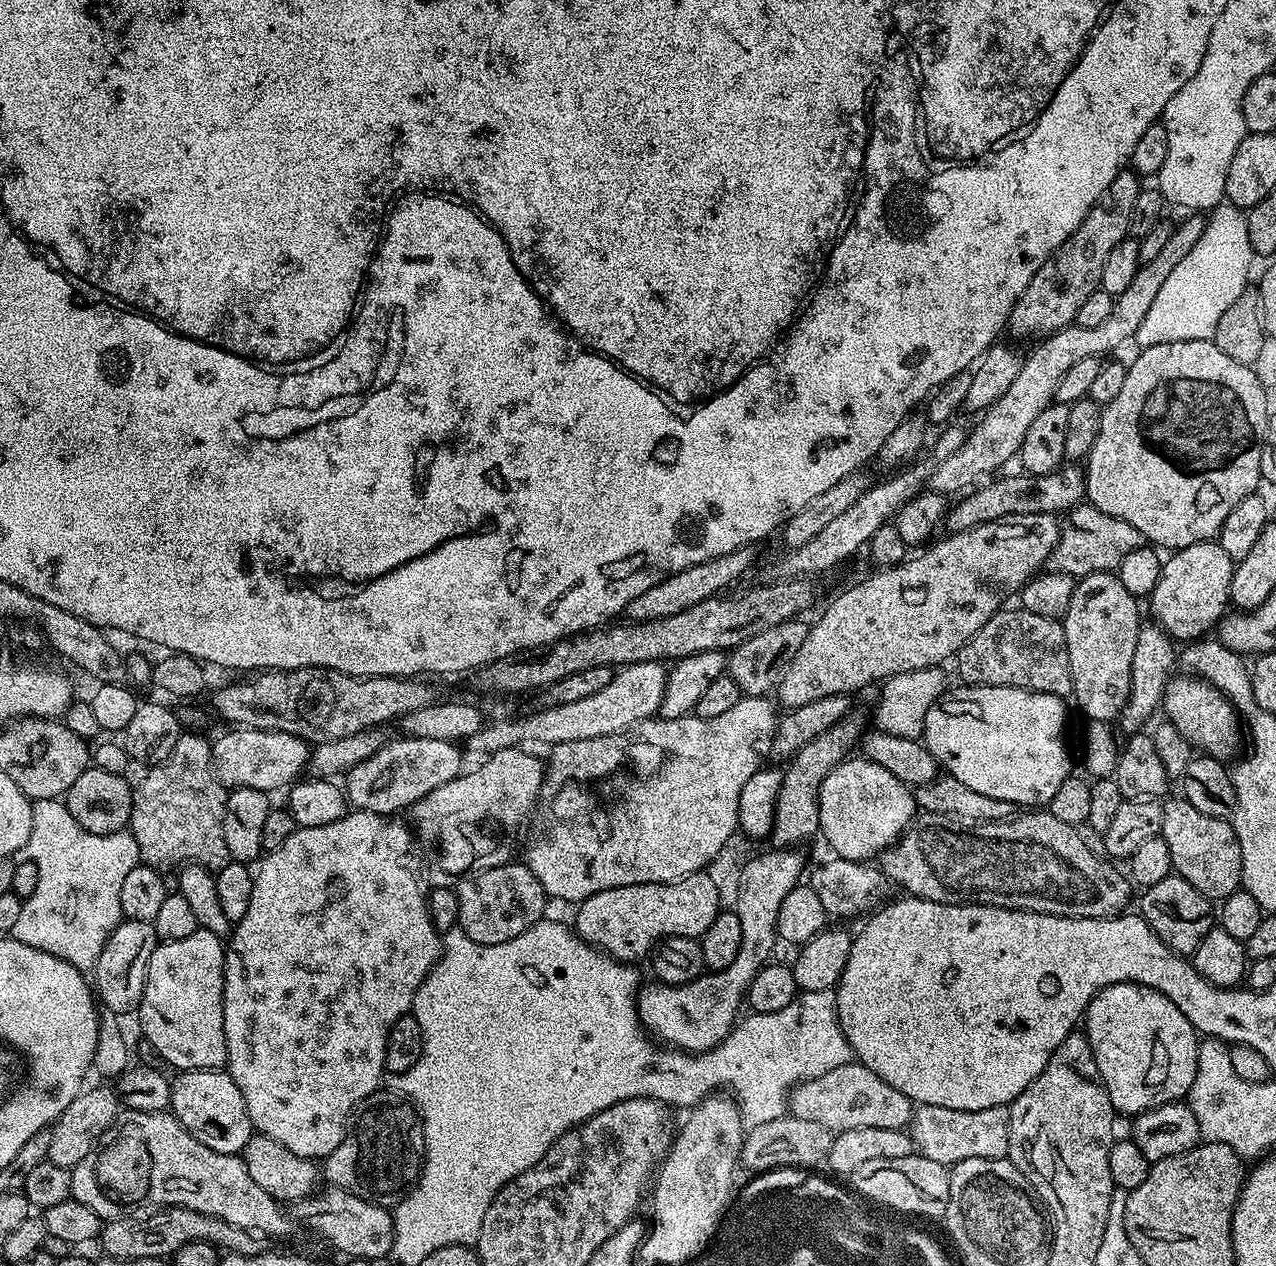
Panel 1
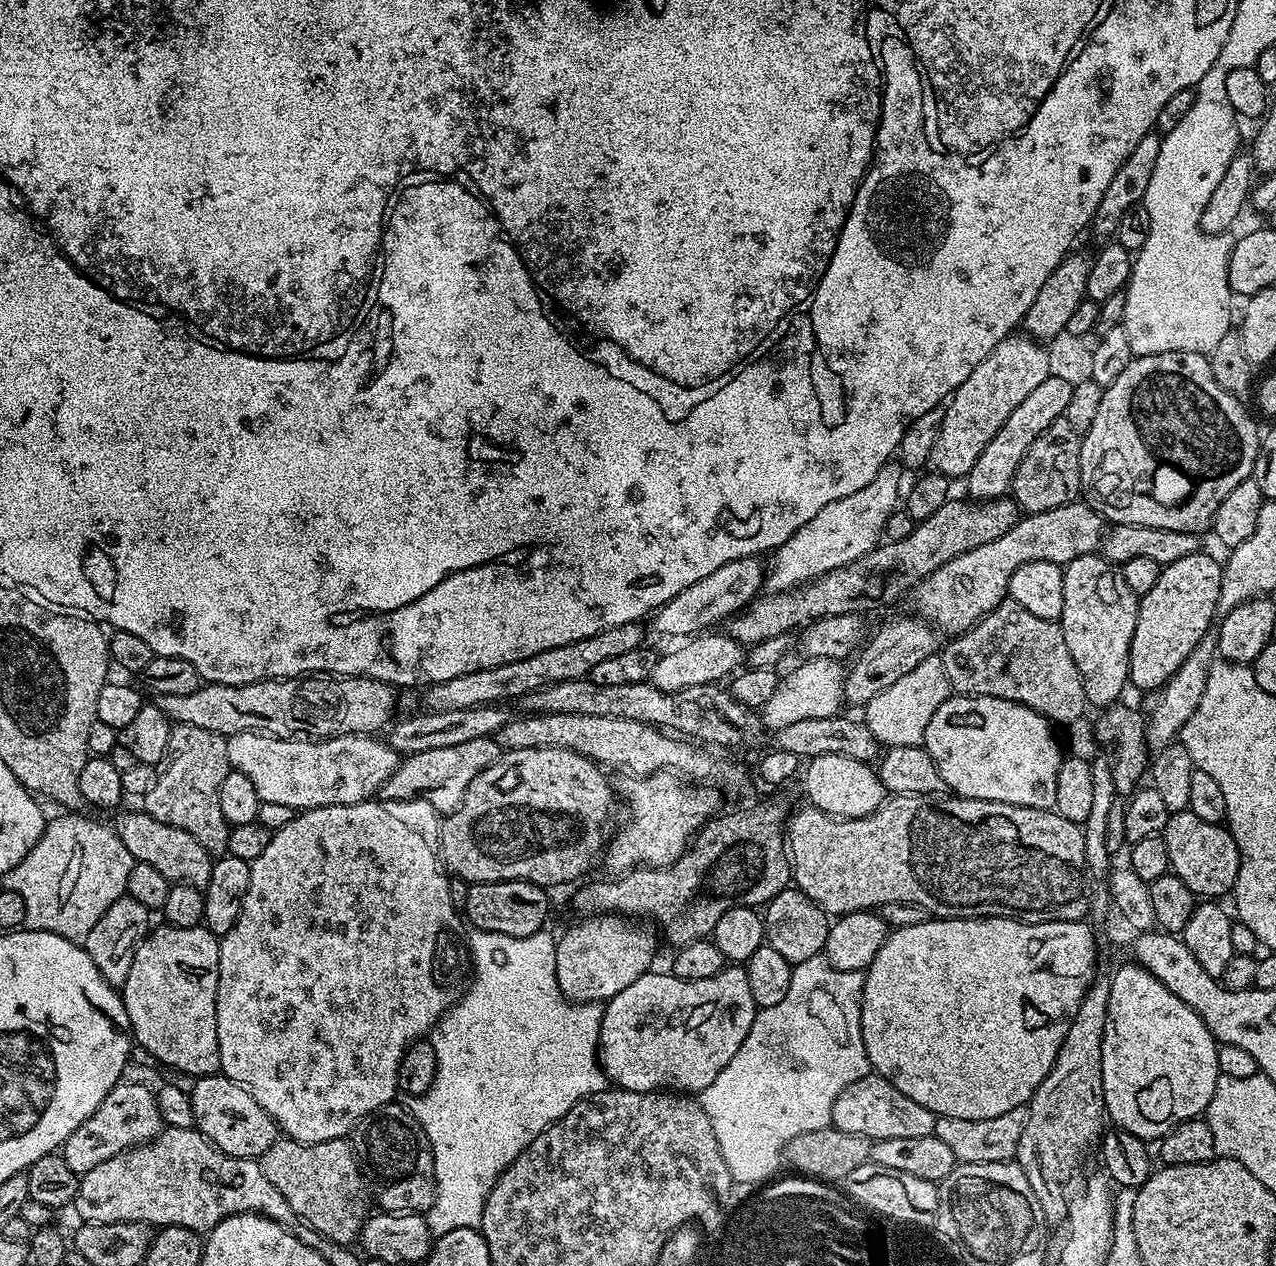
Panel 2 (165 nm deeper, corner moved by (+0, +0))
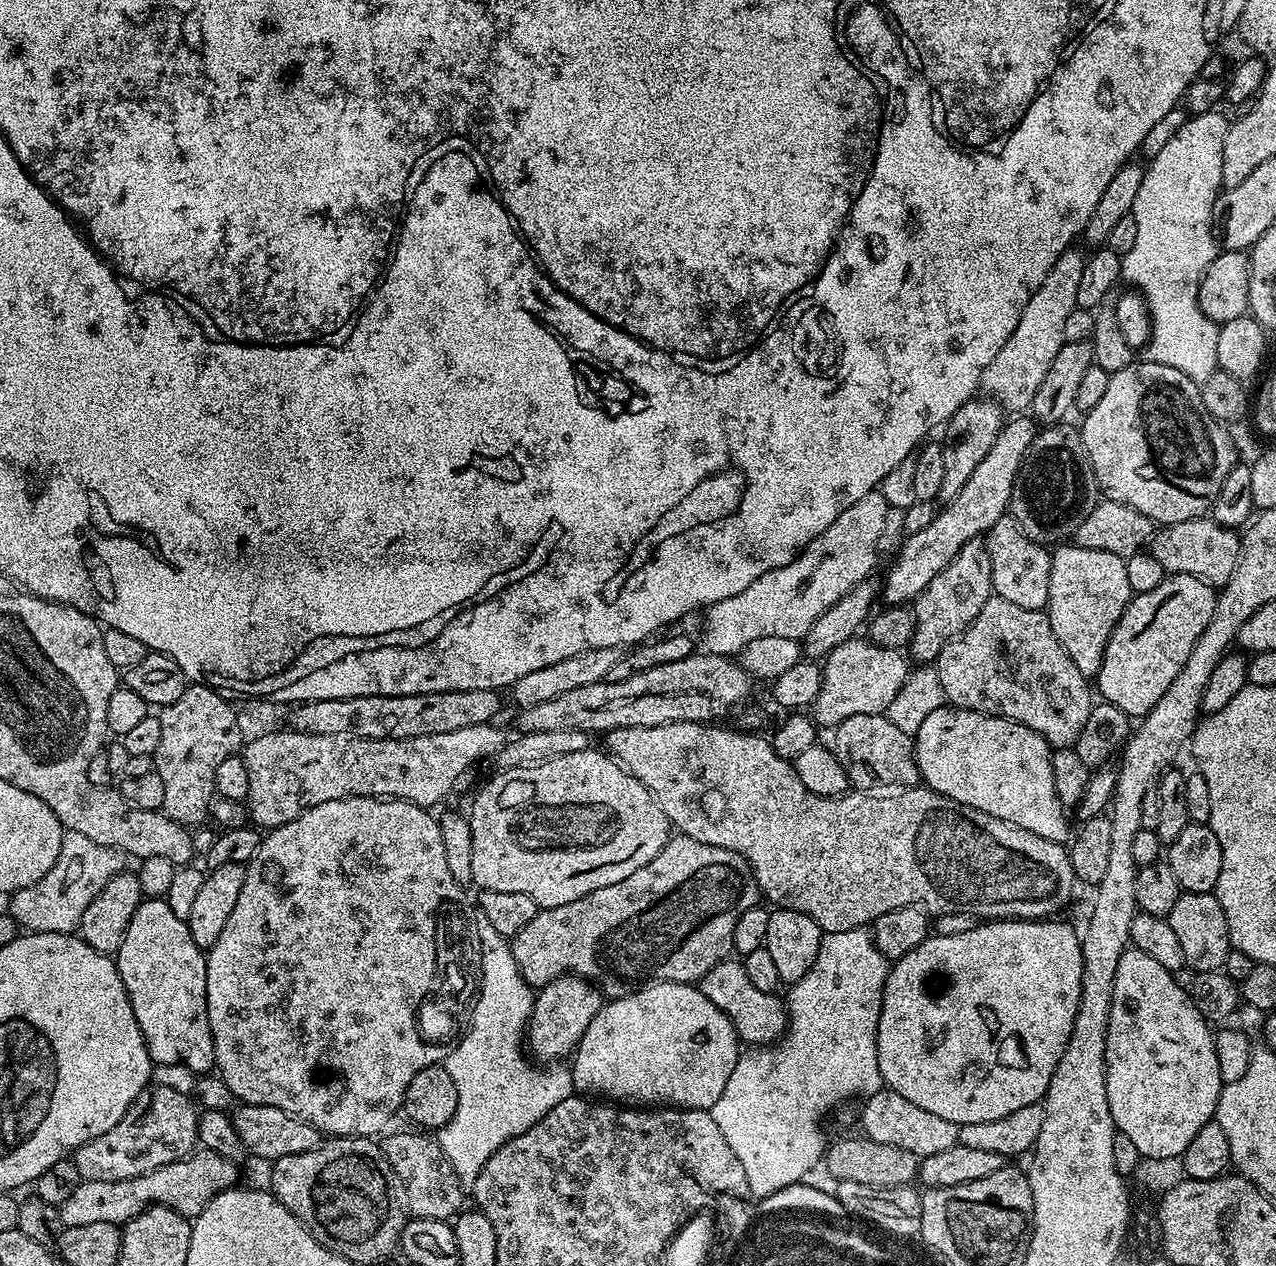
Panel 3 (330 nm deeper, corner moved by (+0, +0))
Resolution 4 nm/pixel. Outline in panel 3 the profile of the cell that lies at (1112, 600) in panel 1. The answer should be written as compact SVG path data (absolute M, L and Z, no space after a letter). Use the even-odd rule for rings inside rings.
M1064 542L1051 549L1050 598L1048 621L1054 630L1054 638L1062 642L1062 650L1070 654L1070 662L1082 670L1082 674L1095 678L1106 654L1106 642L1122 618L1134 593L1126 578L1125 557L1106 554L1106 550L1090 550L1075 542Z

